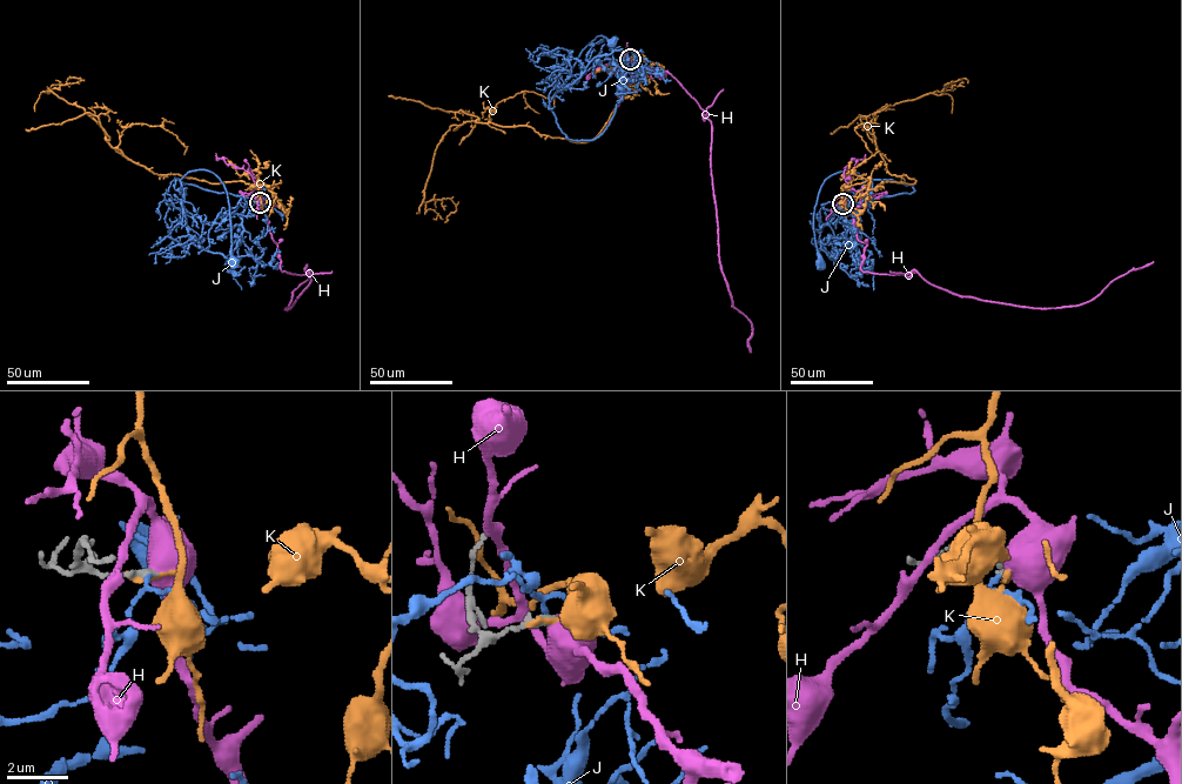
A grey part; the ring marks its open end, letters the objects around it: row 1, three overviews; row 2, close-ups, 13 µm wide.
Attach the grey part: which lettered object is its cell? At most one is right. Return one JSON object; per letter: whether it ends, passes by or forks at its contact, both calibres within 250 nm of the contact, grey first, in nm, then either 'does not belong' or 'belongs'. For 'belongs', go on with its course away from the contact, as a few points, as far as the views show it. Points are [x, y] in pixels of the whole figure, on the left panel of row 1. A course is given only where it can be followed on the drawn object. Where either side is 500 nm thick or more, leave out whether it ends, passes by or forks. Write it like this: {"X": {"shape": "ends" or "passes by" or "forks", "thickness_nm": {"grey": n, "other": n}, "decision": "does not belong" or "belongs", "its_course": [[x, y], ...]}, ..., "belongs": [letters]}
{"H": {"thickness_nm": {"grey": 280, "other": 650}, "decision": "does not belong"}, "J": {"shape": "passes by", "thickness_nm": {"grey": 280, "other": 110}, "decision": "belongs", "its_course": [[260, 202], [247, 215], [230, 212], [203, 223], [182, 206], [180, 179], [206, 169], [223, 183], [233, 262]]}, "K": {"shape": "ends", "thickness_nm": {"grey": 280, "other": 180}, "decision": "does not belong"}, "belongs": ["J"]}

